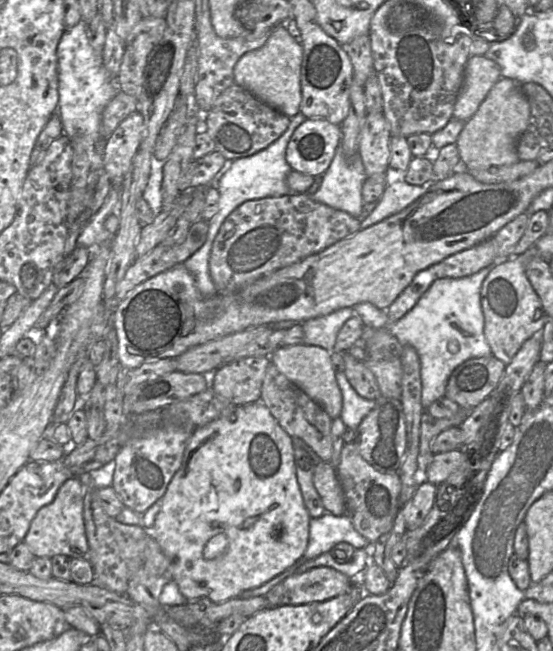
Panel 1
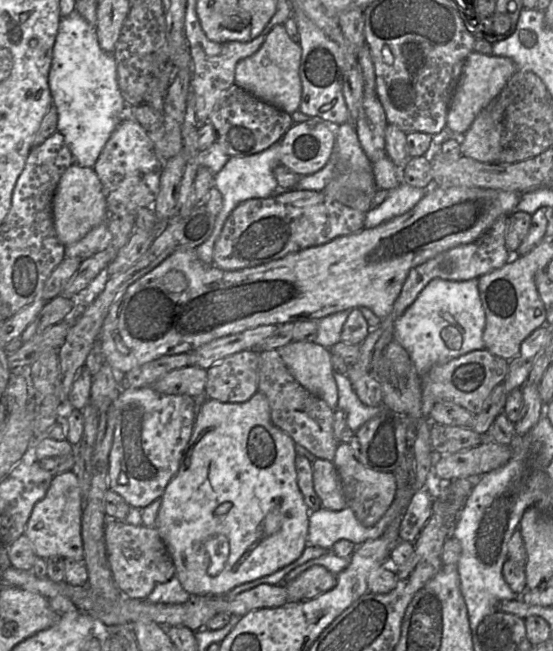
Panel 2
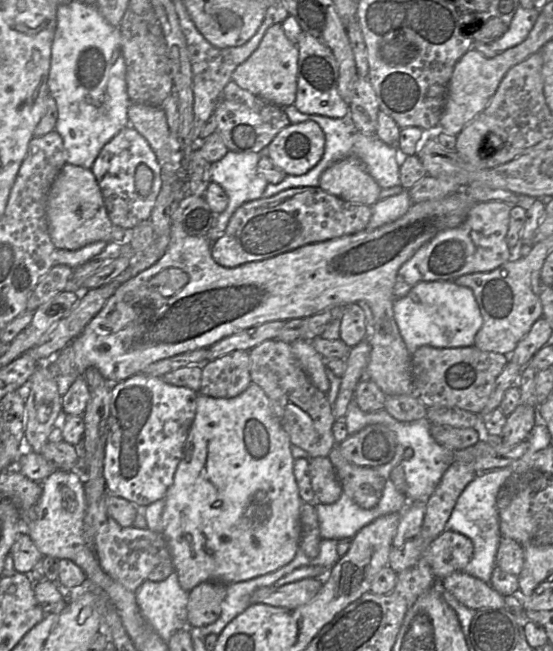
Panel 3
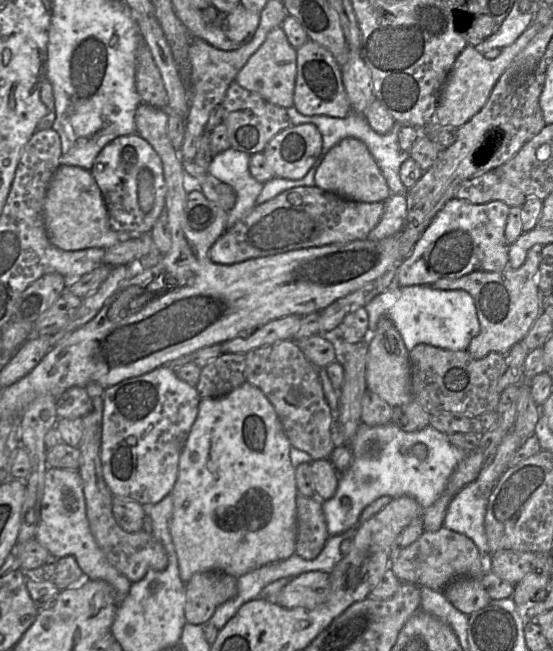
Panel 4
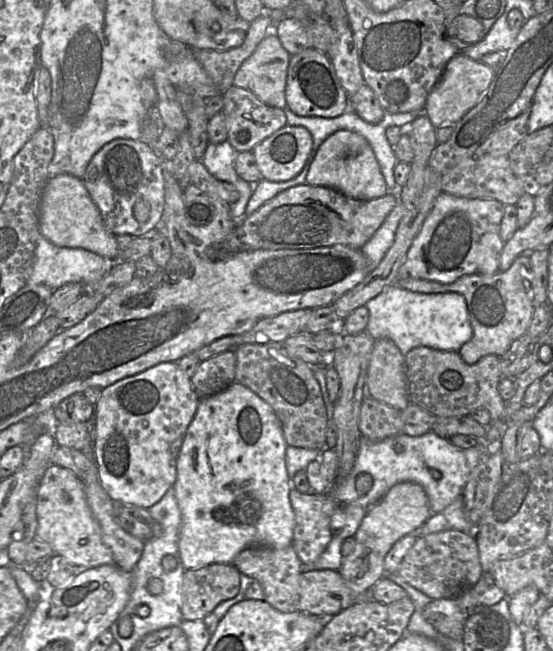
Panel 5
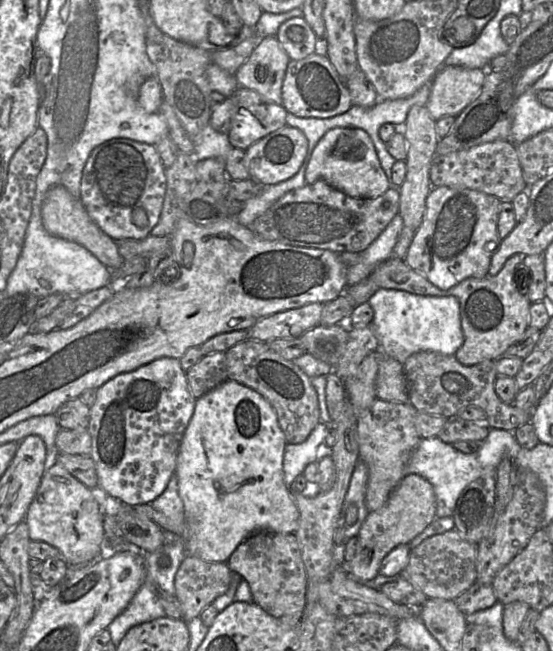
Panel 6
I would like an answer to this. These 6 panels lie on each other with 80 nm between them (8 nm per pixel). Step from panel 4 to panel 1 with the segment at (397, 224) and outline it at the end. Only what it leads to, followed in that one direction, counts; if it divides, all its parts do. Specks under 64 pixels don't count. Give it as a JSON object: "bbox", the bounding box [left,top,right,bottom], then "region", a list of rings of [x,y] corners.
{"bbox":[361,180,427,228],"region":[[[404,180],[386,186],[374,210],[362,219],[361,228],[368,228],[401,212],[423,196],[427,191],[427,186],[411,185]]]}

